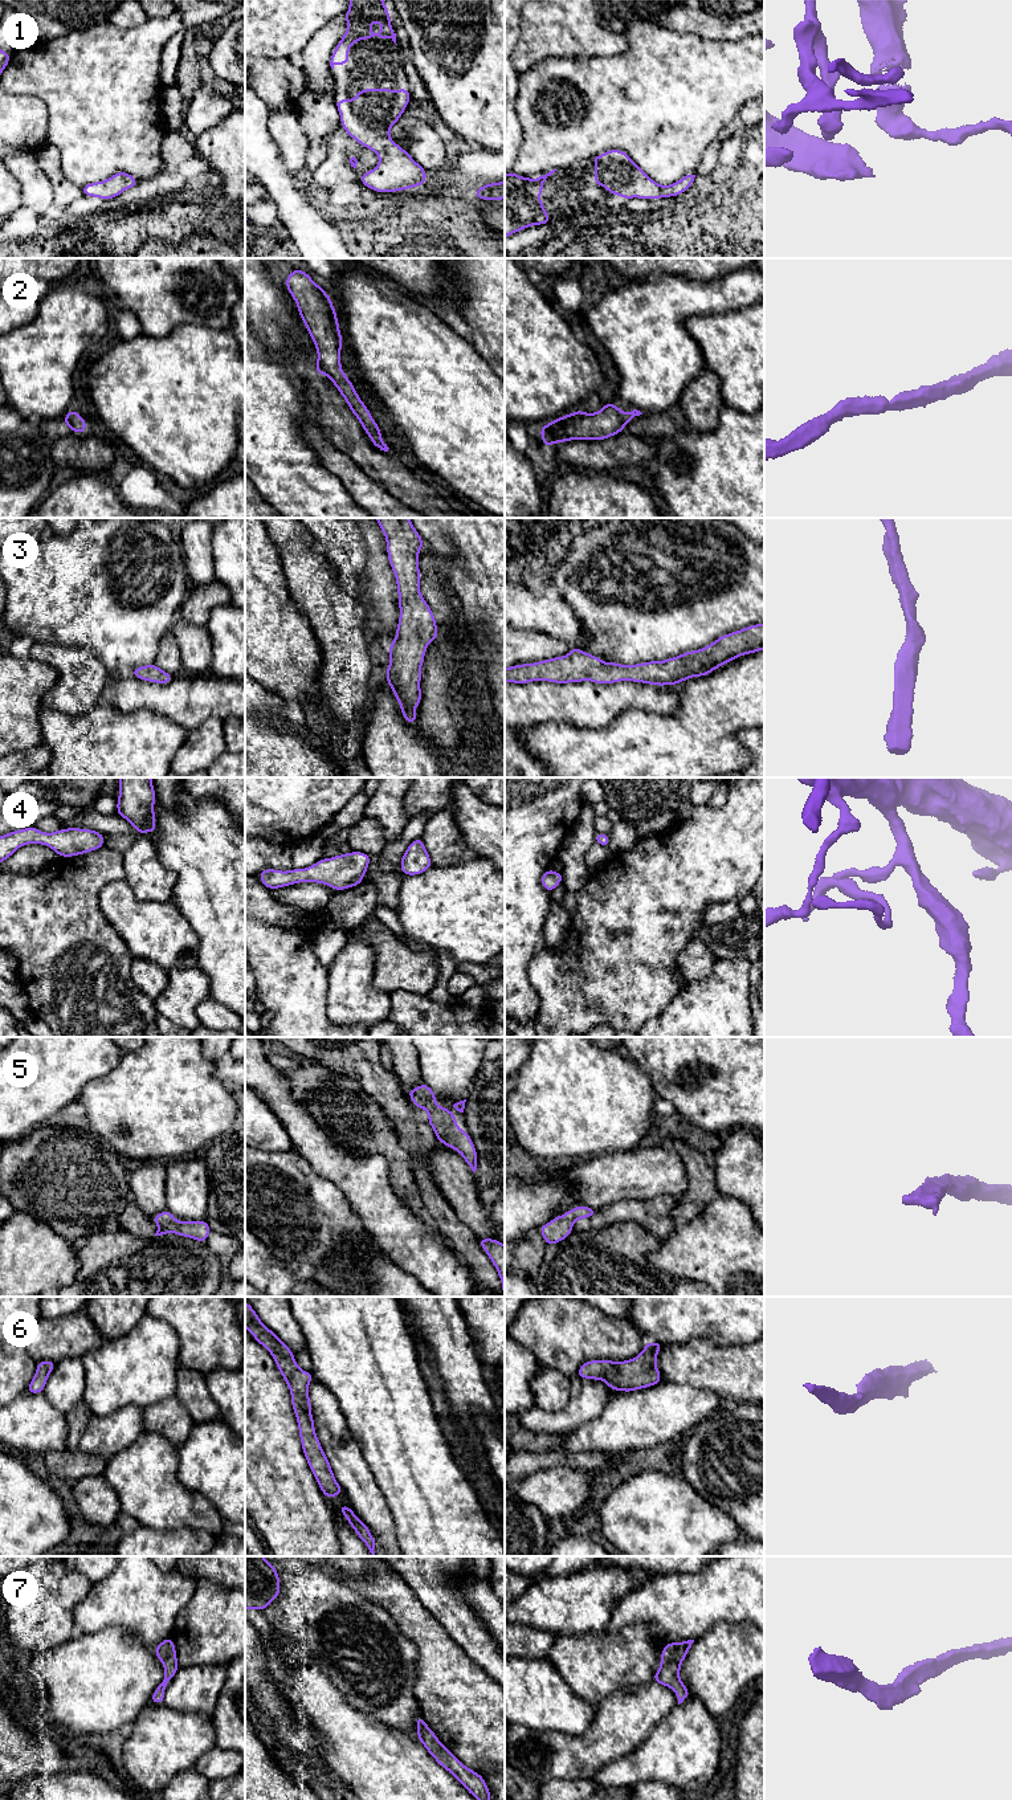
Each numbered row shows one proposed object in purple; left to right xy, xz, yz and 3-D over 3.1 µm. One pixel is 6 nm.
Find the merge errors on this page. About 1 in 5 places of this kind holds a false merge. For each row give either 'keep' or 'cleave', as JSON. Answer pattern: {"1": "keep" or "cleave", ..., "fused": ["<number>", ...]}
{"1": "keep", "2": "keep", "3": "keep", "4": "keep", "5": "keep", "6": "keep", "7": "keep", "fused": []}

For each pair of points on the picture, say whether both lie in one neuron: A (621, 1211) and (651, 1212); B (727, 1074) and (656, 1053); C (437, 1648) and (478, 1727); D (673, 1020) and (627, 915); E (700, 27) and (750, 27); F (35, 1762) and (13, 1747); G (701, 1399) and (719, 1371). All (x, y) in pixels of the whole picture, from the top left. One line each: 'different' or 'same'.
A: same
B: same
C: same
D: different
E: same
F: same
G: different

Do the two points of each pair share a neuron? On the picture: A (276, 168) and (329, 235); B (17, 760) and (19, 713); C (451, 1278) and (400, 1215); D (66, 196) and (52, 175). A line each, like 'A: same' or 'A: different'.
A: same
B: different
C: same
D: same

